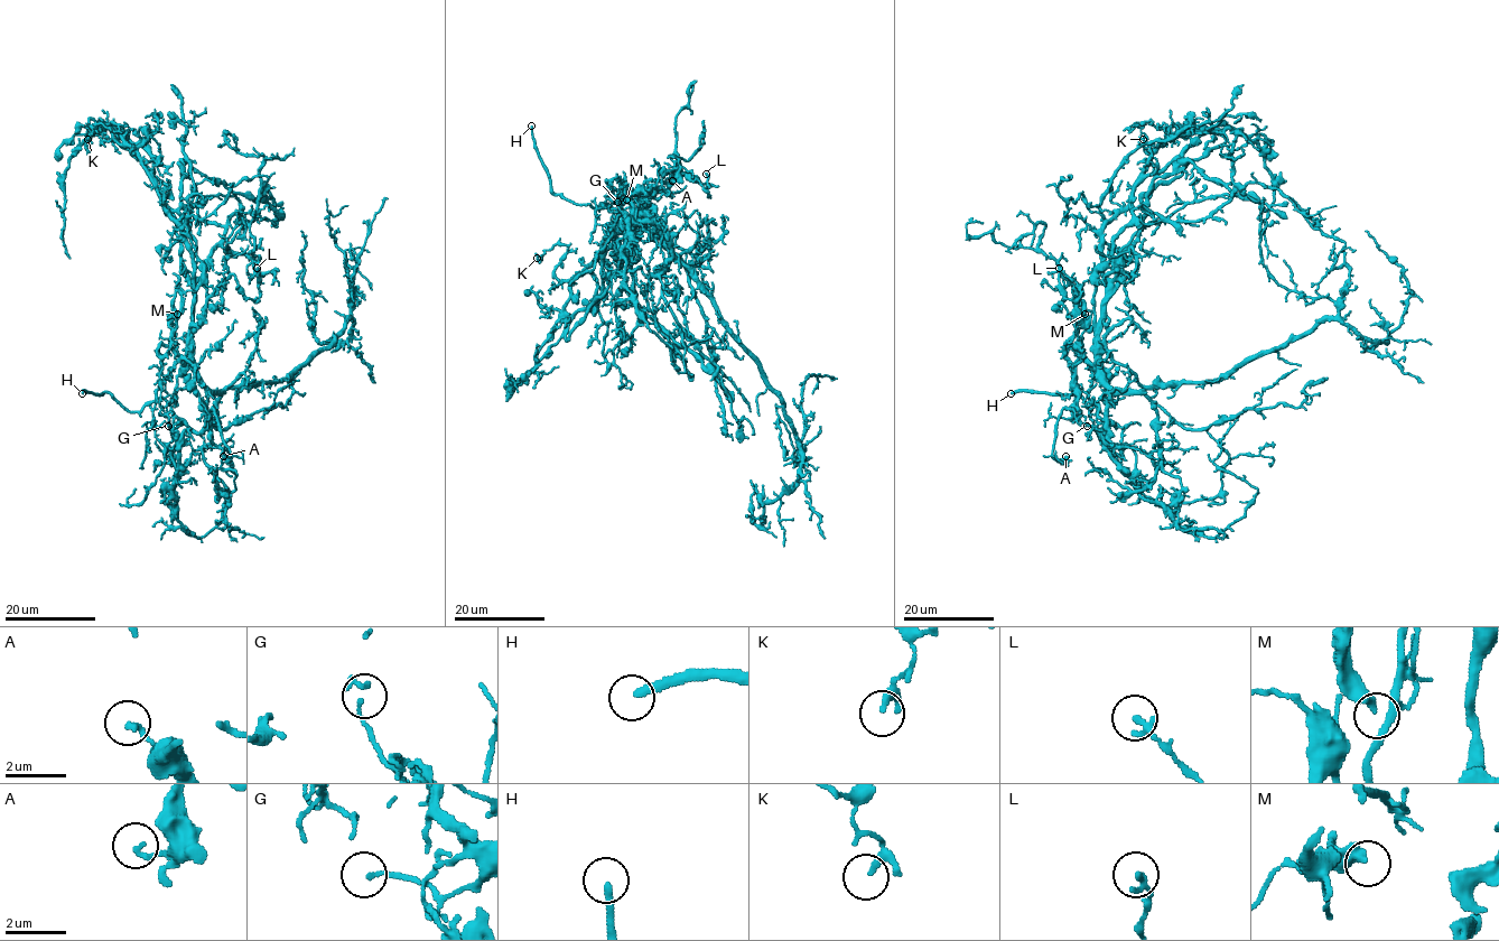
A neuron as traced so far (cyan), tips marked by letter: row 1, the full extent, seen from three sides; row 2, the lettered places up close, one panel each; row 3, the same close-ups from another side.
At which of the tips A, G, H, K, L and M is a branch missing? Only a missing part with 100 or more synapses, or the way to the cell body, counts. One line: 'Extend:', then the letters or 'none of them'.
Extend: H

